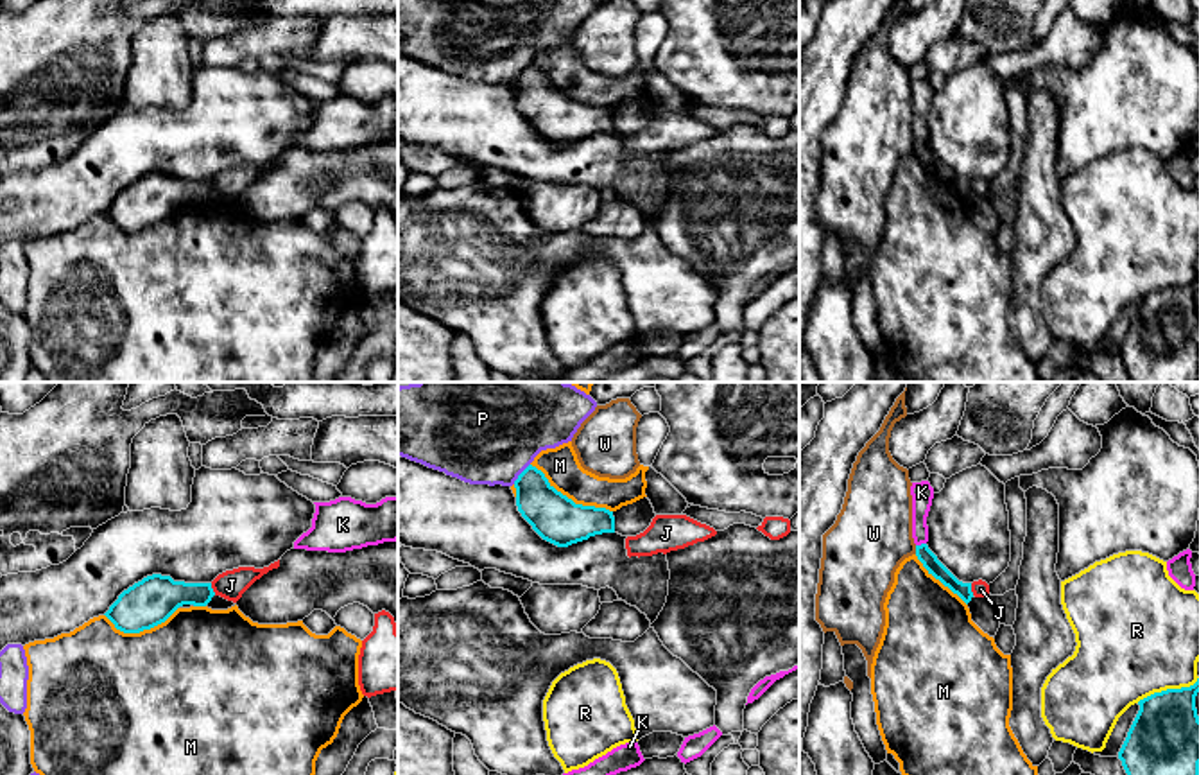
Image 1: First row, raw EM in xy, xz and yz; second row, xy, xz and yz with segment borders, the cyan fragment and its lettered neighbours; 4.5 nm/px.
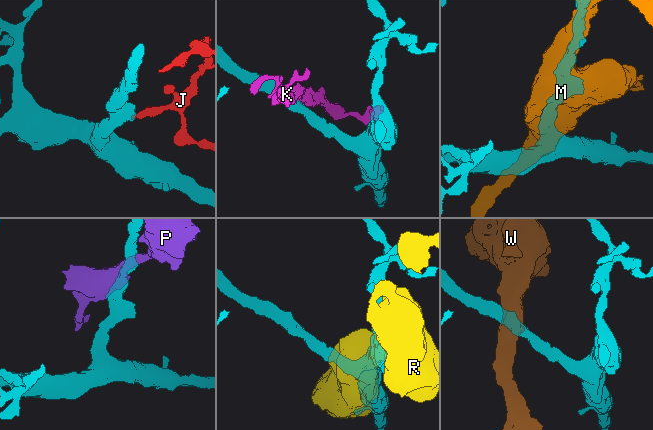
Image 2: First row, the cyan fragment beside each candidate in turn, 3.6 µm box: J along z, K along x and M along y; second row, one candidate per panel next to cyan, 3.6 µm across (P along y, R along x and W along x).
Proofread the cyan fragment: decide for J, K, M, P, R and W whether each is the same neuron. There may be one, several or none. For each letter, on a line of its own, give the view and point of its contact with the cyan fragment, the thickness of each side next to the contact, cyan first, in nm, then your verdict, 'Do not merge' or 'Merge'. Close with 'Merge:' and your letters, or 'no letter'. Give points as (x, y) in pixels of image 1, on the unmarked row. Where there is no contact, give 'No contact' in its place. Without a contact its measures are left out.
J: Touches cyan at xy (212, 187). Thickness 190 nm (cyan) against 130 nm. Do not merge
K: Touches cyan at yz (922, 142). Thickness 70 nm (cyan) against 100 nm. Do not merge
M: Touches cyan at xz (570, 97). Thickness 220 nm (cyan) against 160 nm. Do not merge
P: Touches cyan at xz (520, 72). Thickness 220 nm (cyan) against 360 nm. Do not merge
R: Touches cyan at yz (1167, 287). Thickness 320 nm (cyan) against 480 nm. Do not merge
W: Touches cyan at yz (916, 148). Thickness 70 nm (cyan) against 360 nm. Do not merge
Merge: no letter

